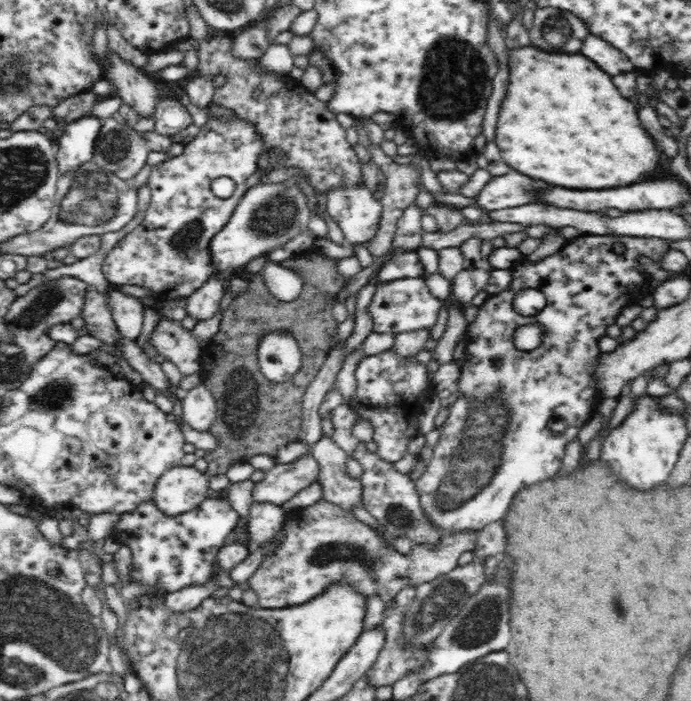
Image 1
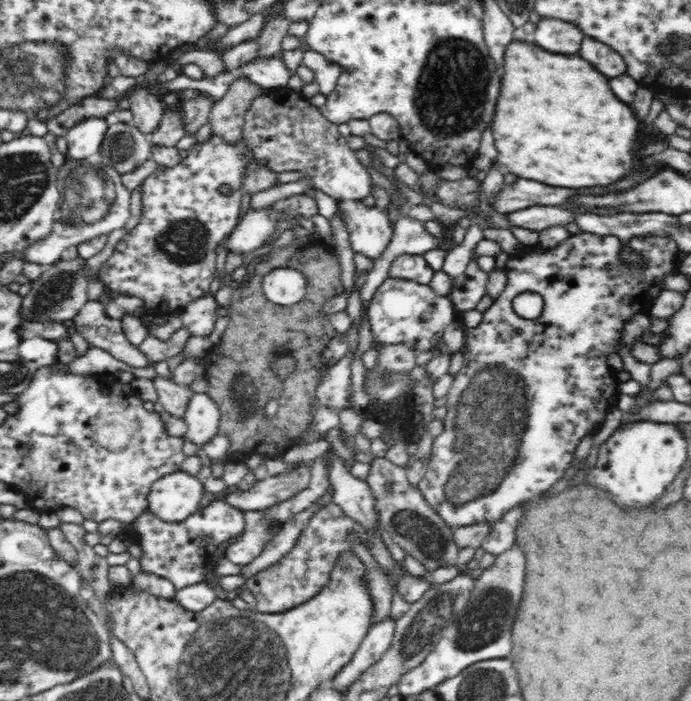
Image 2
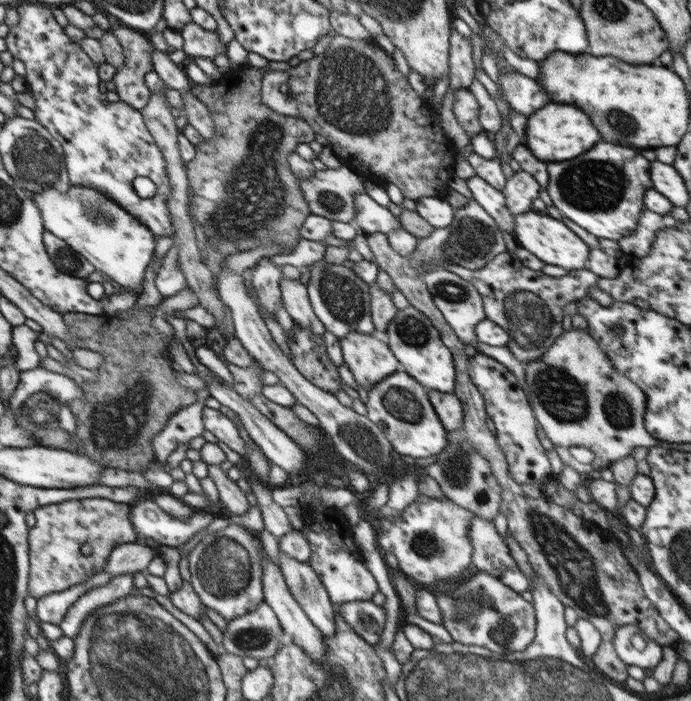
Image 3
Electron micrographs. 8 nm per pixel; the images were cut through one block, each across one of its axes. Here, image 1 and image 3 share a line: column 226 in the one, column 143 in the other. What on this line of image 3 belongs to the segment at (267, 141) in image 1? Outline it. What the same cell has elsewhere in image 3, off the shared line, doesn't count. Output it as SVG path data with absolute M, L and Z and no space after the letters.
M112 20L112 30L123 48L125 61L118 67L113 82L121 101L141 111L149 102L151 92L144 84L144 76L154 71L150 51L153 45L146 33L137 32Z

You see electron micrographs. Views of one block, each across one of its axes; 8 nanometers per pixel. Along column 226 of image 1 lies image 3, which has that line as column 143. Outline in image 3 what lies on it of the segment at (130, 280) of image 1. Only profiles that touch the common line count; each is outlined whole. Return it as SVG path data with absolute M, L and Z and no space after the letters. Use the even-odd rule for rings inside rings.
M22 3L17 6L17 12L20 20L13 27L9 27L9 33L5 36L7 50L13 58L18 58L25 64L27 90L36 101L35 120L42 123L50 135L61 144L71 184L94 187L118 206L122 206L126 214L132 214L138 222L144 223L150 232L155 234L155 238L172 238L175 228L172 224L172 215L168 211L170 183L166 174L166 161L160 147L150 135L141 112L123 101L108 102L106 94L101 94L99 90L97 64L92 62L82 47L65 33L62 26L56 24L54 14L48 8L44 8L44 4L36 6ZM138 176L146 176L156 184L157 191L153 197L138 196L132 185L134 178Z

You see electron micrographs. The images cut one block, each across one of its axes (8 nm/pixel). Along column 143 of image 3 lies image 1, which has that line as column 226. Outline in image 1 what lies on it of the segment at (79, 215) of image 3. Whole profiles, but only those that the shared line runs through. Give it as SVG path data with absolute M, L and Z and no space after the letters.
M294 178L279 183L260 183L249 188L238 201L238 206L230 222L216 233L210 241L213 274L203 286L194 291L185 306L186 315L196 318L195 322L210 318L220 310L220 300L224 296L224 282L254 260L265 257L276 248L282 247L298 234L310 232L308 222L312 216L308 208L308 197L302 193Z

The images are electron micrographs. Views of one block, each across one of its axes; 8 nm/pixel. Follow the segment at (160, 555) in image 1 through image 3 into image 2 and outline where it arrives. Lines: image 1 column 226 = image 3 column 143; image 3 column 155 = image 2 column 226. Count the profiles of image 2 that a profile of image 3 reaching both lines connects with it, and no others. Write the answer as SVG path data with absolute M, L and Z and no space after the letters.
M214 499L207 506L198 507L188 519L177 523L163 521L147 508L131 526L131 531L120 531L117 536L123 541L140 546L142 556L139 561L142 571L166 578L178 591L207 580L210 576L208 572L200 572L204 554L212 554L218 545L228 544L240 535L245 526L245 513L226 501Z

